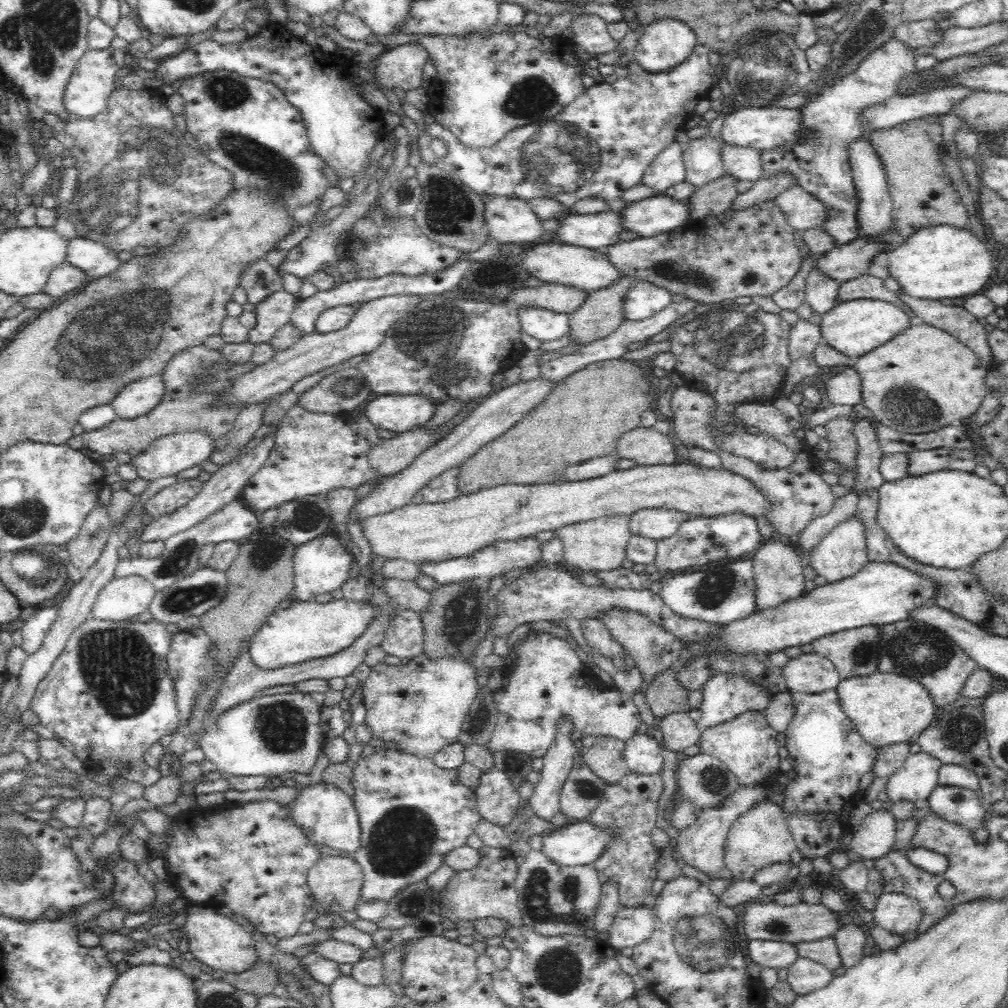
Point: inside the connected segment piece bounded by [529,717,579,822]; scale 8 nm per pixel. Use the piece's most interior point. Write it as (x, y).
(558, 761)

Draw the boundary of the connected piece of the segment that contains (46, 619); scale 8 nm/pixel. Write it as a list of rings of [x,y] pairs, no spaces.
[[[56,605],[38,609],[23,620],[21,648],[27,655],[34,654],[42,646],[50,626],[56,620],[56,610]]]

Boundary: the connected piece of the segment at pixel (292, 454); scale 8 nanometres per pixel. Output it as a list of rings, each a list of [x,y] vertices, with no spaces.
[[[296,404],[279,422],[268,458],[251,476],[240,499],[252,510],[263,512],[298,497],[328,494],[342,488],[356,491],[365,483],[375,487],[382,476],[370,466],[367,452],[380,439],[366,416],[352,416],[352,422],[346,422],[342,416],[315,413]]]

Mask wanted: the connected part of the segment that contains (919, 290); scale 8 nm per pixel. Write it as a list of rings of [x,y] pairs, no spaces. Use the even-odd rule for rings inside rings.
[[[940,225],[926,226],[912,234],[906,241],[894,246],[883,263],[890,270],[890,278],[898,281],[902,293],[914,298],[939,301],[940,298],[956,298],[959,296],[975,295],[984,288],[992,271],[992,256],[987,244],[981,238],[974,236],[969,229],[960,229],[956,226]]]

